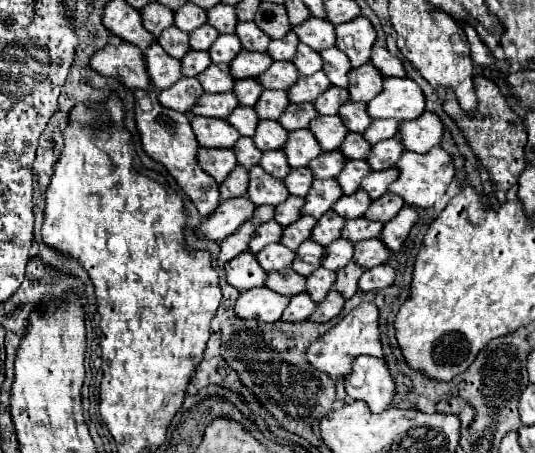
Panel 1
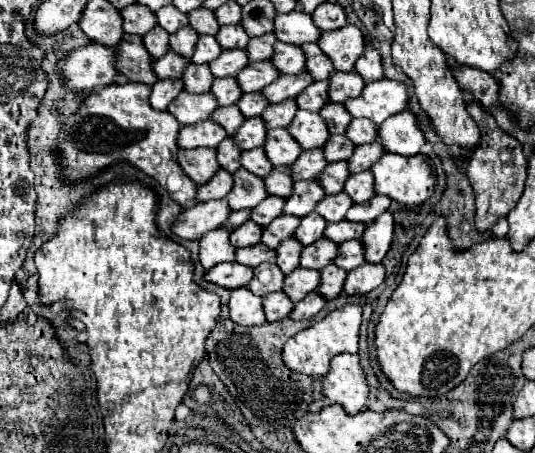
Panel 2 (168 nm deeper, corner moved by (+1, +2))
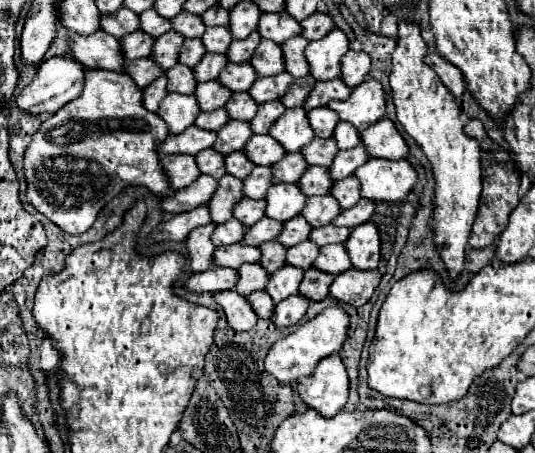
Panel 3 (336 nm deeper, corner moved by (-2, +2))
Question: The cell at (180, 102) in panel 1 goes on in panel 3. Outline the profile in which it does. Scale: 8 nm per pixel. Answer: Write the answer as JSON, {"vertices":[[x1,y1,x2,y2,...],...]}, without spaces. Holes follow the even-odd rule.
{"vertices":[[159,76,147,88,143,88,143,104,147,110,157,112,161,100,167,96,167,76]]}

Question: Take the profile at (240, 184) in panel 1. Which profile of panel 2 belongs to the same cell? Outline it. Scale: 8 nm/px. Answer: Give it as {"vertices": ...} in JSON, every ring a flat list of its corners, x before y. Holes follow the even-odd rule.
{"vertices":[[218,170,206,184,198,186,196,202,208,202,208,200,224,198,226,192,230,192,230,174]]}

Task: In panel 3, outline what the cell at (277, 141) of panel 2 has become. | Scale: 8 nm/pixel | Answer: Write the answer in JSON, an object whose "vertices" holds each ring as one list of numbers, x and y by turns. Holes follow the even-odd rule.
{"vertices":[[255,134,251,136,249,144,245,146,245,154,257,164,257,166,273,166,277,160,281,160,281,156,285,156,285,148,281,148,281,144,277,144,277,140,273,140,269,134,261,136]]}

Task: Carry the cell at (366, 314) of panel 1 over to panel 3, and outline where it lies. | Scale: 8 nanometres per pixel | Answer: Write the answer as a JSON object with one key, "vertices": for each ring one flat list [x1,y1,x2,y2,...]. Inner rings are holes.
{"vertices":[[339,306,325,308,313,320,307,320,295,332,291,332,289,336,273,344,273,348,265,358,265,370,273,374,279,382,295,382,305,376,311,376,313,368,317,368,317,364,325,356,331,356,343,350,343,344,347,342,347,330,349,330,349,314]]}

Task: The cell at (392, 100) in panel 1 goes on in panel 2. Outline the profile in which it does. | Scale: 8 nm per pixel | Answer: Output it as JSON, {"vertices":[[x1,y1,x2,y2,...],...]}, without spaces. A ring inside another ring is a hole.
{"vertices":[[378,80,366,84,358,98,346,100,344,108,354,118,368,118,376,126,380,126,388,116,394,116,408,106,408,92,402,82,394,80]]}

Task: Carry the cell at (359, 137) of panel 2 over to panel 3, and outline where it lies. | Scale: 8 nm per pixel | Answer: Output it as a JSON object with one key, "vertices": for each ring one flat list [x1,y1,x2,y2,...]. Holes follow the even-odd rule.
{"vertices":[[339,122,337,128,335,128,335,136,337,140,337,146,341,150,349,150,349,148,355,148,361,144,361,134,357,128,353,128,353,124,345,124,345,122]]}

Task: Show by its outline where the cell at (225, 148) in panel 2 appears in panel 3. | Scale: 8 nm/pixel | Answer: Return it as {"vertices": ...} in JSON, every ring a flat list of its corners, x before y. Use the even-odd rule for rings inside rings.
{"vertices":[[207,148,207,150,201,150,197,154,197,164,201,168,201,174,209,174,209,176,215,176,215,178,221,178,225,176,225,156,213,148]]}

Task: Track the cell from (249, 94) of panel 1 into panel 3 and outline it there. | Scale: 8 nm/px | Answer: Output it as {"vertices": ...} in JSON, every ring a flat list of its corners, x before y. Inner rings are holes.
{"vertices":[[209,80,209,82,199,82,195,96,199,100,199,106,203,112,211,112,217,108,223,108,229,100,229,96,233,96,233,92,229,92,229,88,225,88,221,82,217,80]]}

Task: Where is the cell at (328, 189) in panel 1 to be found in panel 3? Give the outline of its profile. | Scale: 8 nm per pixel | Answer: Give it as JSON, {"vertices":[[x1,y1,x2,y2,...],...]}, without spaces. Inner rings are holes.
{"vertices":[[281,182,281,184,275,184,269,188,265,200,267,200,265,214,269,218,287,222,287,220,291,220,303,212,307,196,301,192,299,184]]}

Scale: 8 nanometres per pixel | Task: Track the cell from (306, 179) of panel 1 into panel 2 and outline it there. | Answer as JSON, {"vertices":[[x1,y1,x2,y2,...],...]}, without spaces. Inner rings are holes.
{"vertices":[[276,166,272,168,272,172,264,178,264,186,266,186,266,192,270,196,290,196,290,186,292,186,292,180,290,180,290,170,288,166]]}

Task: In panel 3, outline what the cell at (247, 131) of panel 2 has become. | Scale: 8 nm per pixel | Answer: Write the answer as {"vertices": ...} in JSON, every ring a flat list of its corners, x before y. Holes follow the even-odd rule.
{"vertices":[[231,120,227,122,221,132,217,132,217,144,213,144,215,150,219,150,221,154,231,154,235,150,243,150,245,144,249,142,249,136,253,134,251,124,249,122,239,122,239,120]]}

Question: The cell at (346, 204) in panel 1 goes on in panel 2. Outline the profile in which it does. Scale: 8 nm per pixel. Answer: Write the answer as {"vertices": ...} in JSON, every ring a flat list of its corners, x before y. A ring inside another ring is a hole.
{"vertices":[[340,192,334,196,324,196,314,208,314,212,322,216,326,222,340,222,344,220,344,214,348,212,350,206,352,206,350,196,346,196,346,192]]}

